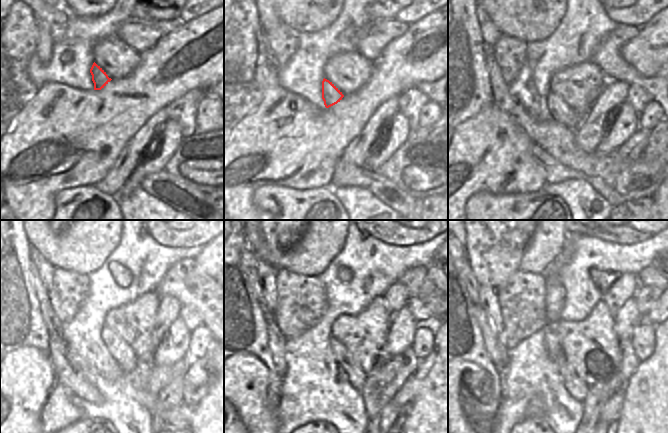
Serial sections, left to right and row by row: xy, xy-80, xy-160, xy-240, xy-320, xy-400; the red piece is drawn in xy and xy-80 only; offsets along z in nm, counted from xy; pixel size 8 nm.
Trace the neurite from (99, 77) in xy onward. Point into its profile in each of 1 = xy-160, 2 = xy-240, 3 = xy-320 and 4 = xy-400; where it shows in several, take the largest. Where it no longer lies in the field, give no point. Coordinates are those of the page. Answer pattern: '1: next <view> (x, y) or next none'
1: next xy-160 (562, 113)
2: next xy-240 (119, 349)
3: next xy-320 (356, 376)
4: next xy-400 (578, 389)

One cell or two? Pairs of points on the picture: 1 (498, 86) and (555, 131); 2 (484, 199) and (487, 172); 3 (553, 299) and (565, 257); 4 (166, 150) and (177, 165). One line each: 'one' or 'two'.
1: one
2: two
3: one
4: two

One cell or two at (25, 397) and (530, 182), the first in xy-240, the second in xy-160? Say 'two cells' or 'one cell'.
one cell

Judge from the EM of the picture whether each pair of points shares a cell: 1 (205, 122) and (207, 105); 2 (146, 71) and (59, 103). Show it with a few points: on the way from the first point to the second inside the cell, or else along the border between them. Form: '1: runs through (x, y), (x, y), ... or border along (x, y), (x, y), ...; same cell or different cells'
1: runs through (207, 118), (207, 109); same cell
2: runs through (124, 91), (115, 91), (96, 107), (81, 107); same cell

